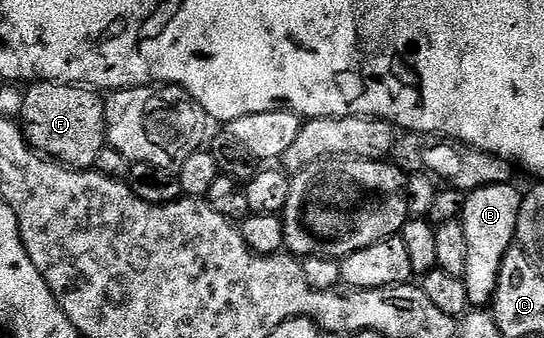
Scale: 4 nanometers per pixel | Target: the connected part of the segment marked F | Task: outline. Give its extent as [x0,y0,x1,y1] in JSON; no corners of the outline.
[20,81,108,170]

